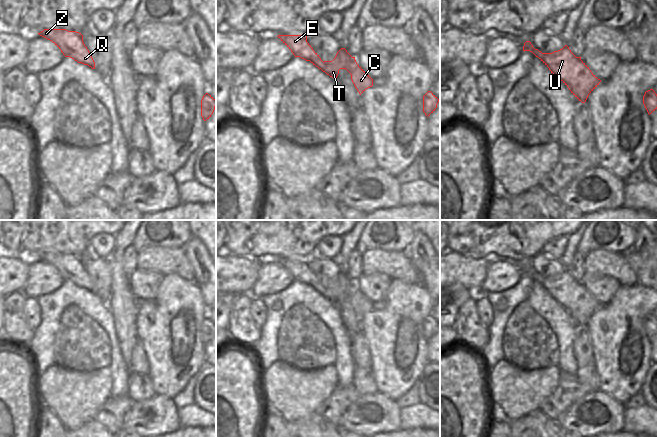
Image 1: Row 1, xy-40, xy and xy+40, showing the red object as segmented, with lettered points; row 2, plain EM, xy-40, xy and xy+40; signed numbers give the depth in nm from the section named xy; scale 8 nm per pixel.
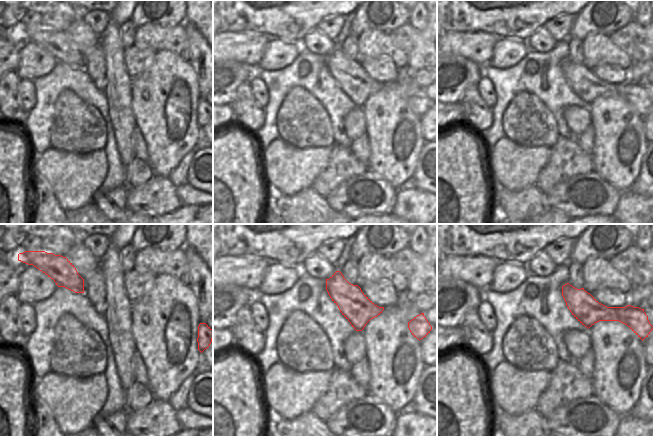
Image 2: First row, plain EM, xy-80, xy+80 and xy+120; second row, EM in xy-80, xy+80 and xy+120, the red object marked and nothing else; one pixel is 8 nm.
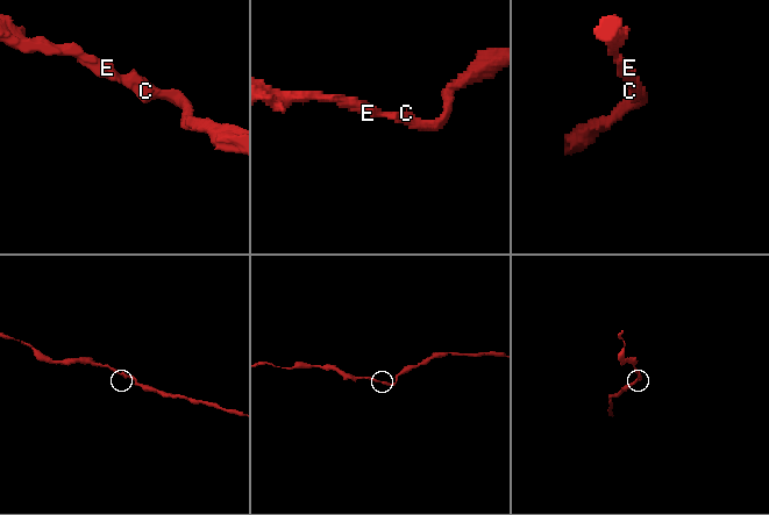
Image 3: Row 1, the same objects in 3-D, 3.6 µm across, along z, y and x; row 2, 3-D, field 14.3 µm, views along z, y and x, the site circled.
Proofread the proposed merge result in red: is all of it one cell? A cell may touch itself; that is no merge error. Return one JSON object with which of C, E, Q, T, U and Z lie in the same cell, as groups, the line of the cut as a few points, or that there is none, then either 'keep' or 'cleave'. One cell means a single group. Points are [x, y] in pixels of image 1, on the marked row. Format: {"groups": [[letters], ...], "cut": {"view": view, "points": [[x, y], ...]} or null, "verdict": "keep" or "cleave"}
{"groups": [["C", "E", "Q", "T", "U", "Z"]], "cut": null, "verdict": "keep"}

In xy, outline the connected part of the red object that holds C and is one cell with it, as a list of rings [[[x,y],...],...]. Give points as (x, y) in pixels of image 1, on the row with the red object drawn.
[[[278,35],[278,38],[291,50],[295,57],[310,61],[330,77],[336,79],[340,69],[346,69],[351,74],[351,80],[361,95],[366,89],[373,86],[373,79],[357,64],[355,57],[352,57],[345,48],[341,48],[332,61],[322,61],[319,55],[307,42],[307,35]]]

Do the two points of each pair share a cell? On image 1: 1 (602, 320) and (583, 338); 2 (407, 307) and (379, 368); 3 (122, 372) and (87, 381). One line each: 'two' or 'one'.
1: two
2: one
3: two

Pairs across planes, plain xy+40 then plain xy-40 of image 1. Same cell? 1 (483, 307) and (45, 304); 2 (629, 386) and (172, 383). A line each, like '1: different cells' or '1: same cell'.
1: different cells
2: same cell

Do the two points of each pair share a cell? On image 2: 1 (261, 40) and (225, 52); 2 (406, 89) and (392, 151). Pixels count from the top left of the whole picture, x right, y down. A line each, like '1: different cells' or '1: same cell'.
1: same cell
2: same cell

